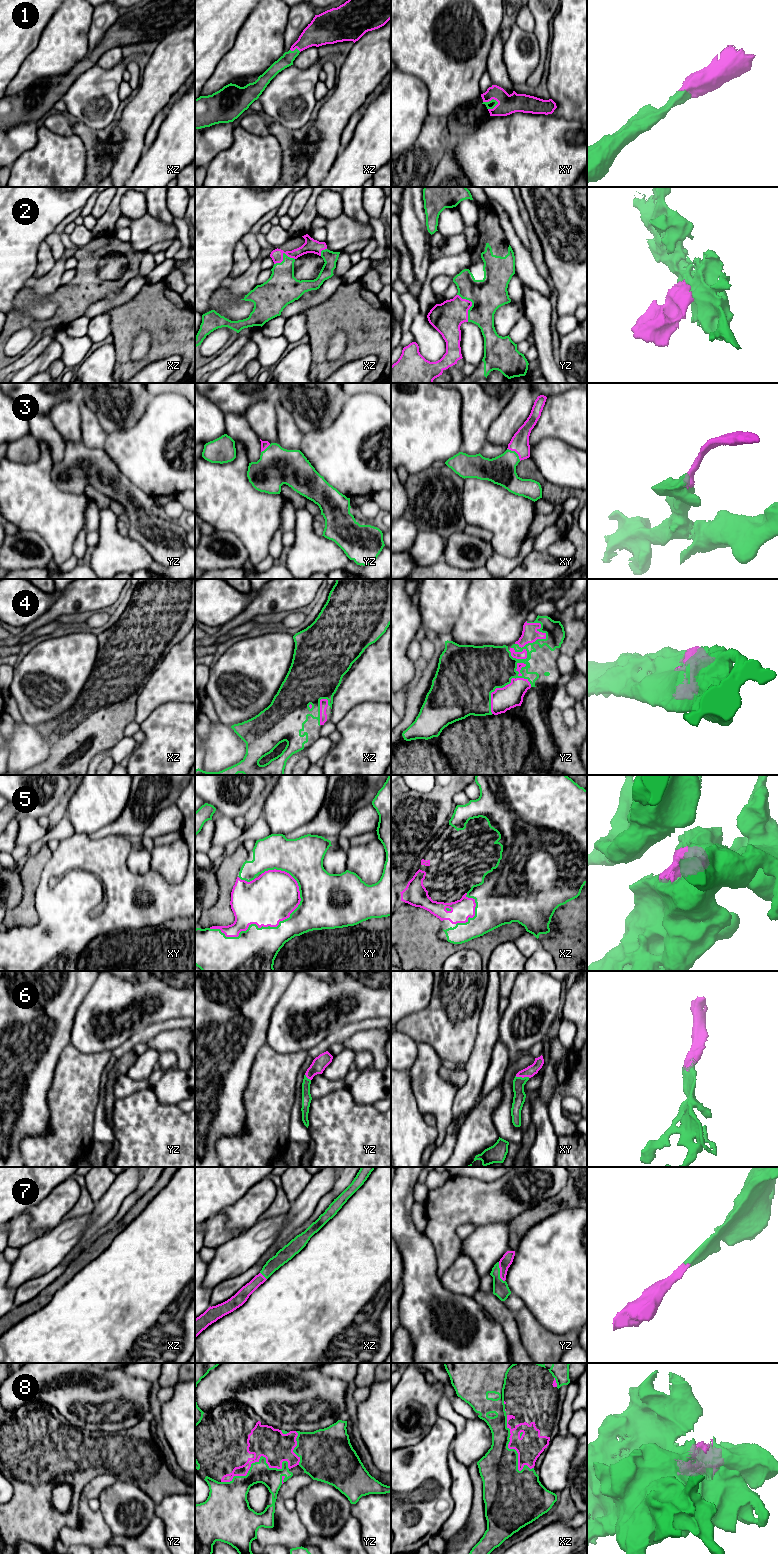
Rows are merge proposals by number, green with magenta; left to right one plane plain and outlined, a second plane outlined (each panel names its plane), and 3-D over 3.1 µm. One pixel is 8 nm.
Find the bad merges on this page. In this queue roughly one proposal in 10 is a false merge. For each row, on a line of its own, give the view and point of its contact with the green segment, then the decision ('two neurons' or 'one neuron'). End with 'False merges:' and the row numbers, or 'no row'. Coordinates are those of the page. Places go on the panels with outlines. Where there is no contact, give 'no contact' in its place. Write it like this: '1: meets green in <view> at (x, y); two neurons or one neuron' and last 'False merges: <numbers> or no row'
1: meets green in xy at (492, 99); one neuron
2: meets green in yz at (472, 305); one neuron
3: meets green in xy at (515, 452); one neuron
4: meets green in yz at (531, 643); one neuron
5: meets green in xy at (266, 927); one neuron
6: meets green in xy at (521, 1077); one neuron
7: meets green in yz at (499, 1272); one neuron
8: meets green in yz at (256, 1462); one neuron
False merges: no row

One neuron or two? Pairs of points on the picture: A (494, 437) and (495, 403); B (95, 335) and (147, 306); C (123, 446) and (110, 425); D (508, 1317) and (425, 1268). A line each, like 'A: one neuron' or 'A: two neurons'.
A: two neurons
B: two neurons
C: two neurons
D: two neurons

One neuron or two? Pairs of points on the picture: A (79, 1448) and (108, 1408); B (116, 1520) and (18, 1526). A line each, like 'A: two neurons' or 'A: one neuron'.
A: two neurons
B: two neurons

